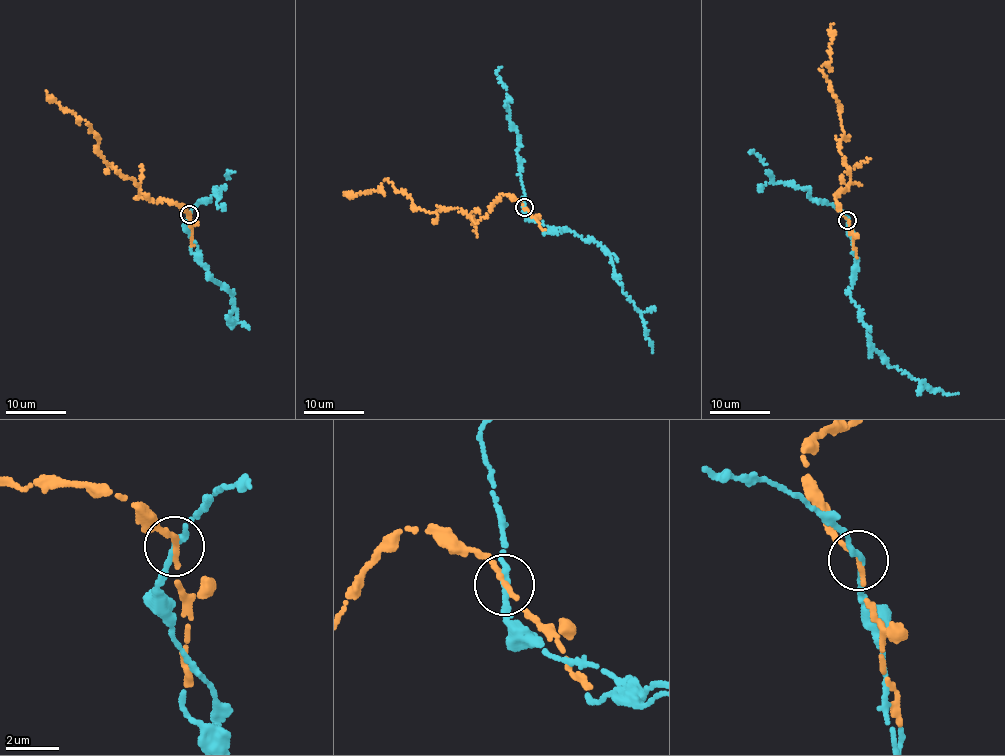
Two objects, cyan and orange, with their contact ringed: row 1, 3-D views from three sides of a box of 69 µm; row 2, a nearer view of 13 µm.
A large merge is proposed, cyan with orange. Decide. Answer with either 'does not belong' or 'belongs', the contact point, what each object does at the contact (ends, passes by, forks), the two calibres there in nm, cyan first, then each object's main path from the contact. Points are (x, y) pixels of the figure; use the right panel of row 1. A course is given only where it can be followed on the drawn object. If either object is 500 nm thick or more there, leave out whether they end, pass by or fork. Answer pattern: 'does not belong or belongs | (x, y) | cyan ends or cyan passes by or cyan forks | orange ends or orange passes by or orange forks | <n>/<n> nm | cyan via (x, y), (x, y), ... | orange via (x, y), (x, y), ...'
belongs | (847, 220) | cyan ends | orange ends | 300/280 nm | cyan via (848, 219), (855, 258), (850, 293), (868, 329), (870, 344), (889, 365), (923, 380), (932, 390), (958, 394) | orange via (848, 219), (835, 196), (851, 179), (839, 153), (843, 130), (839, 103), (820, 69), (830, 56), (832, 24)

